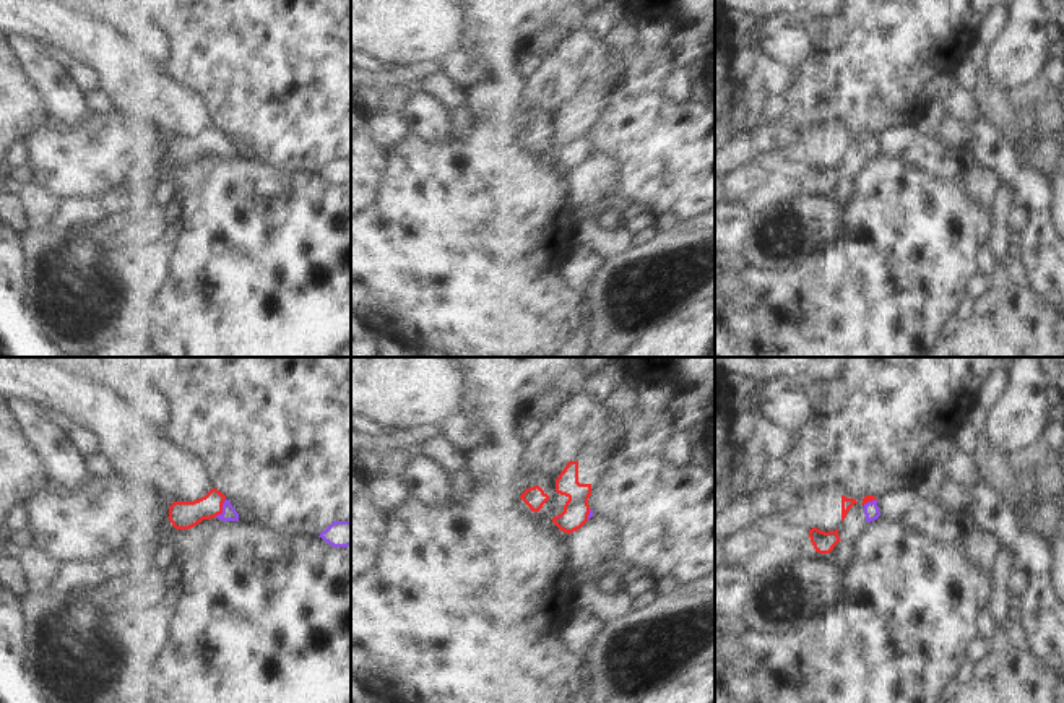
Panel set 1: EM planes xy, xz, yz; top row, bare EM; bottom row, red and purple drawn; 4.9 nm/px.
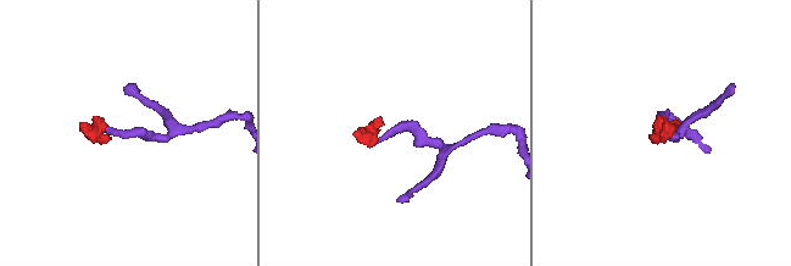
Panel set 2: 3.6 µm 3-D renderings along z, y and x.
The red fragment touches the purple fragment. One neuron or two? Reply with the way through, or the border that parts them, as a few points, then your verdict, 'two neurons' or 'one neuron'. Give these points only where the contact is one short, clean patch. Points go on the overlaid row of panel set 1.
way xy (184, 515), (202, 508), (221, 508), (229, 513); one neuron

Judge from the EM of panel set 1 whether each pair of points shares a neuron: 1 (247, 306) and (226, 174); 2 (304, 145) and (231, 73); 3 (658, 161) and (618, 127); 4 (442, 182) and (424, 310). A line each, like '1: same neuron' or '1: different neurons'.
1: same neuron
2: same neuron
3: same neuron
4: same neuron

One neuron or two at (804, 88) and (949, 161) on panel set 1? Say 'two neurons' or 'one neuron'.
two neurons

